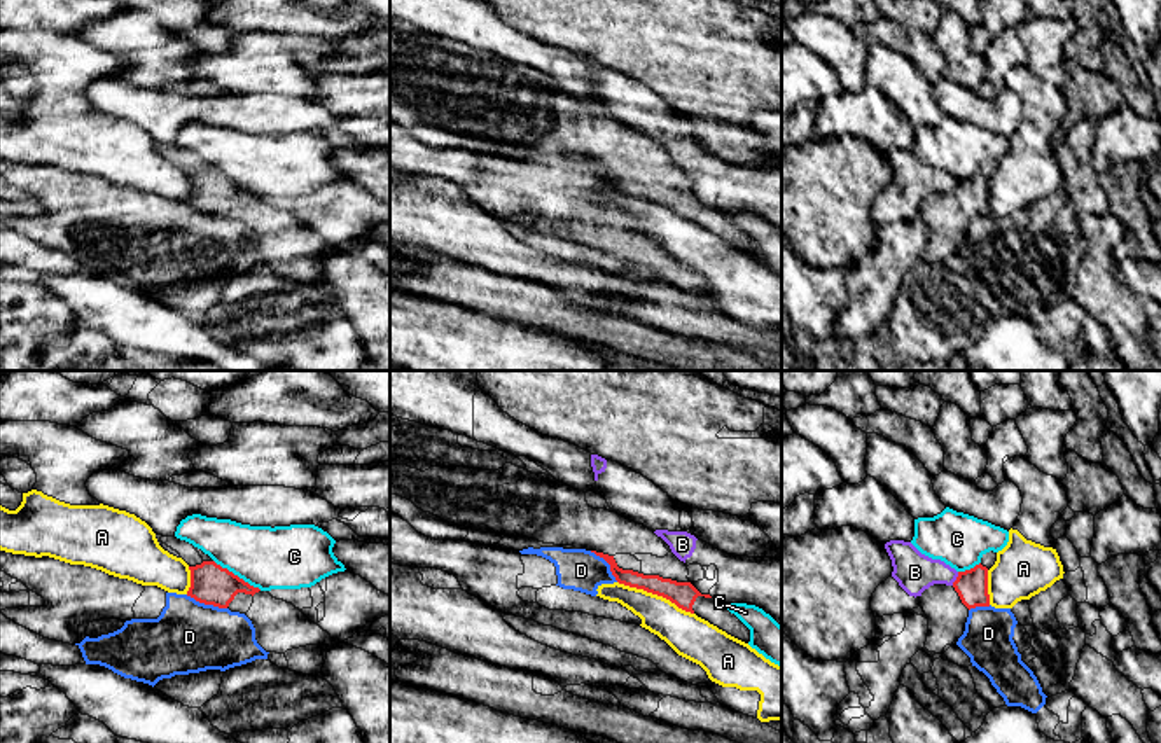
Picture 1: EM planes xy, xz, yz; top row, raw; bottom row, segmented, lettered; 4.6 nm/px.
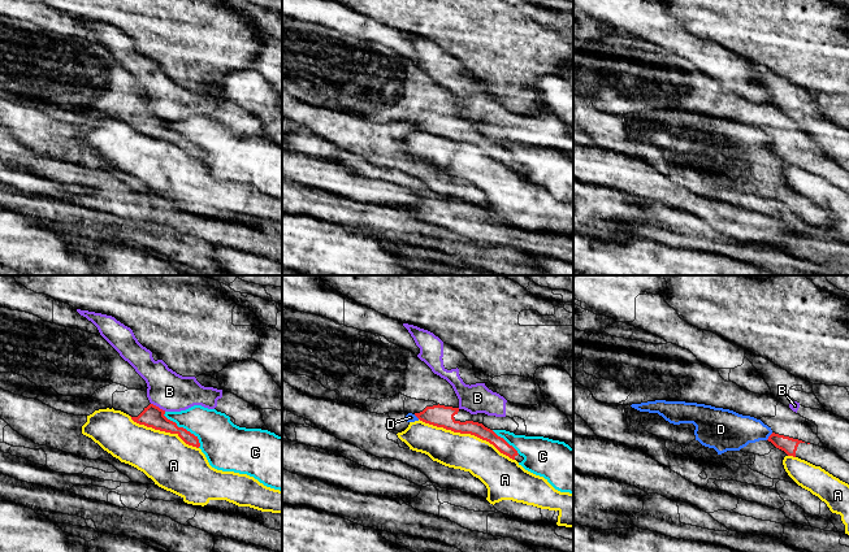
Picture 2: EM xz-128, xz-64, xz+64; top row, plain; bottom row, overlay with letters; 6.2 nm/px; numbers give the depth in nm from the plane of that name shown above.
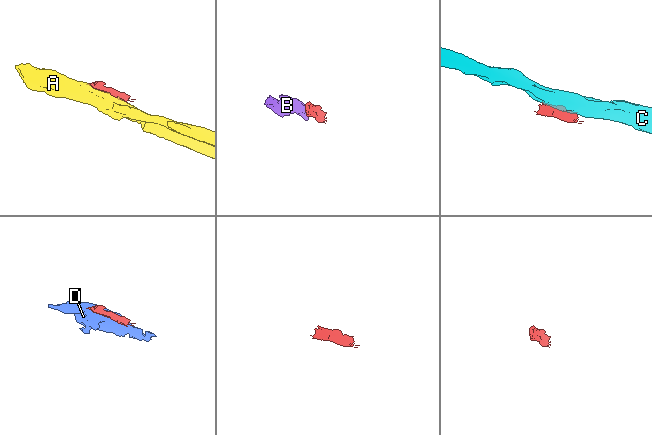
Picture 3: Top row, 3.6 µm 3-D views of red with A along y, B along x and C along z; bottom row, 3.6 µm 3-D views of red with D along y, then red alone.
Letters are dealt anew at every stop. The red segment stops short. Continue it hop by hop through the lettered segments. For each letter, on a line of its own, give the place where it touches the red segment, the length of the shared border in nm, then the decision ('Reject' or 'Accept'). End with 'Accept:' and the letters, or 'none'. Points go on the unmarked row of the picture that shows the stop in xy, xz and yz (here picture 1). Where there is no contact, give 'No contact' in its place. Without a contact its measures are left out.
A: Touches red at xz (656, 201). Shared border 380 nm. Reject
B: Touches red at yz (957, 187). Shared border 70 nm. Reject
C: Touches red at xy (236, 184). Shared border 260 nm. Reject
D: Touches red at xy (207, 212). Shared border 200 nm. Reject
Accept: none

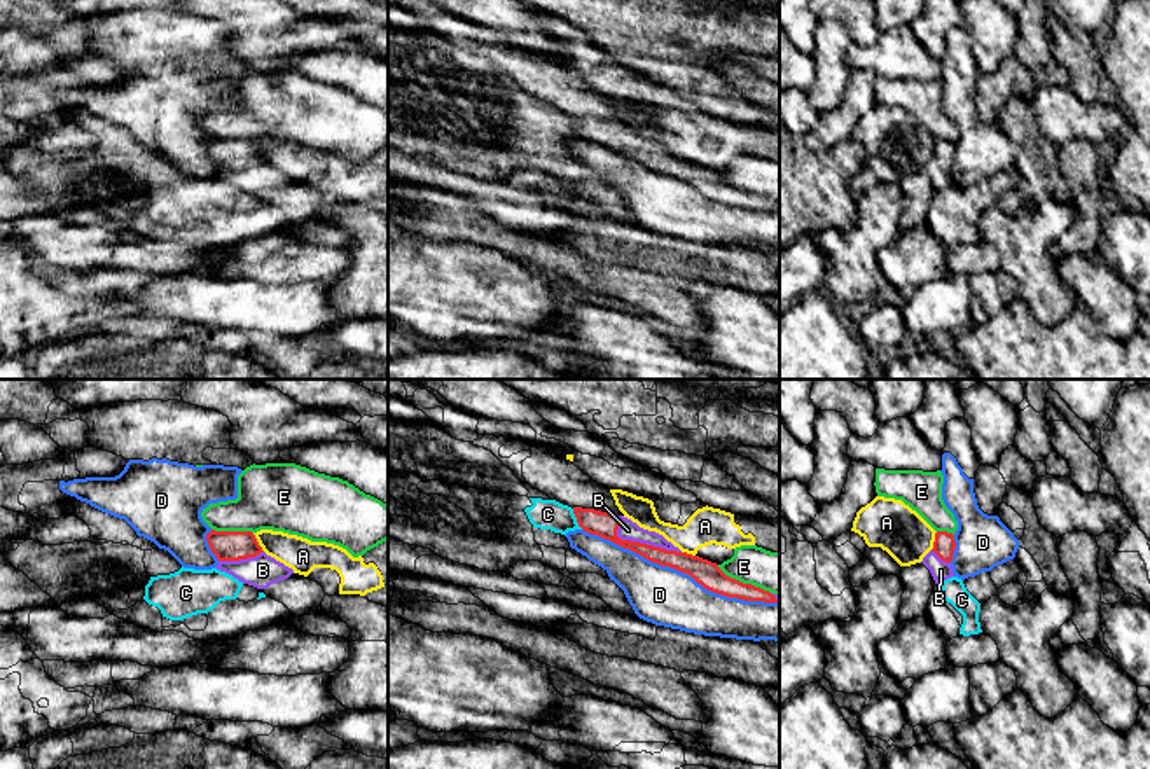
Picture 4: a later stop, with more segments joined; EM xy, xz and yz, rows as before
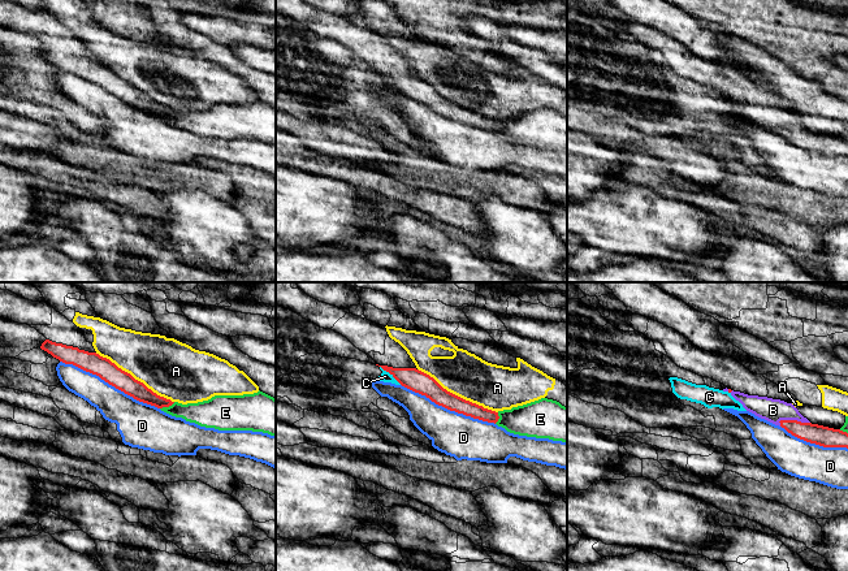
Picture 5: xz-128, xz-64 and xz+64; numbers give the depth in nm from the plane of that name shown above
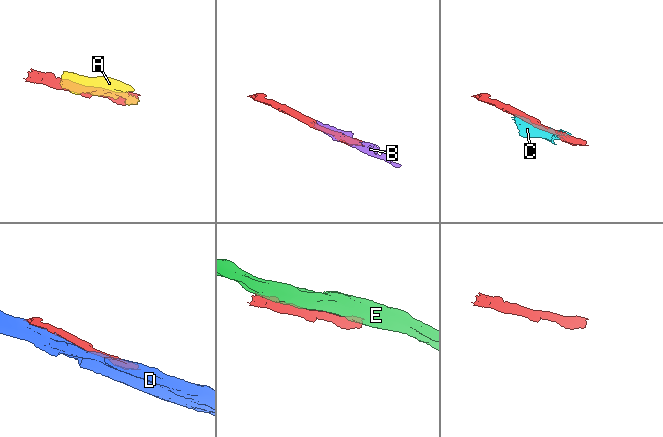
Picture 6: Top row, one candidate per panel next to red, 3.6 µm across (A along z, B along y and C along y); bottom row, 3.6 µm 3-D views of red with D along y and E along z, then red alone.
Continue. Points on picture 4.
A: Touches red at xy (257, 151). Shared border 110 nm. Reject
B: Touches red at xz (638, 151). Shared border 340 nm. Accept
C: Touches red at xz (577, 128). Shared border 110 nm. Reject
D: Touches red at xz (680, 179). Shared border 950 nm. Reject
E: Touches red at xz (741, 191). Shared border 280 nm. Reject
Accept: B

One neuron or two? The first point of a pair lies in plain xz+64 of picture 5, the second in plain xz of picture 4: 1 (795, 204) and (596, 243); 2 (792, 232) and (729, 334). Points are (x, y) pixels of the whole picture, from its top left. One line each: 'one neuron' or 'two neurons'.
1: one neuron
2: two neurons

